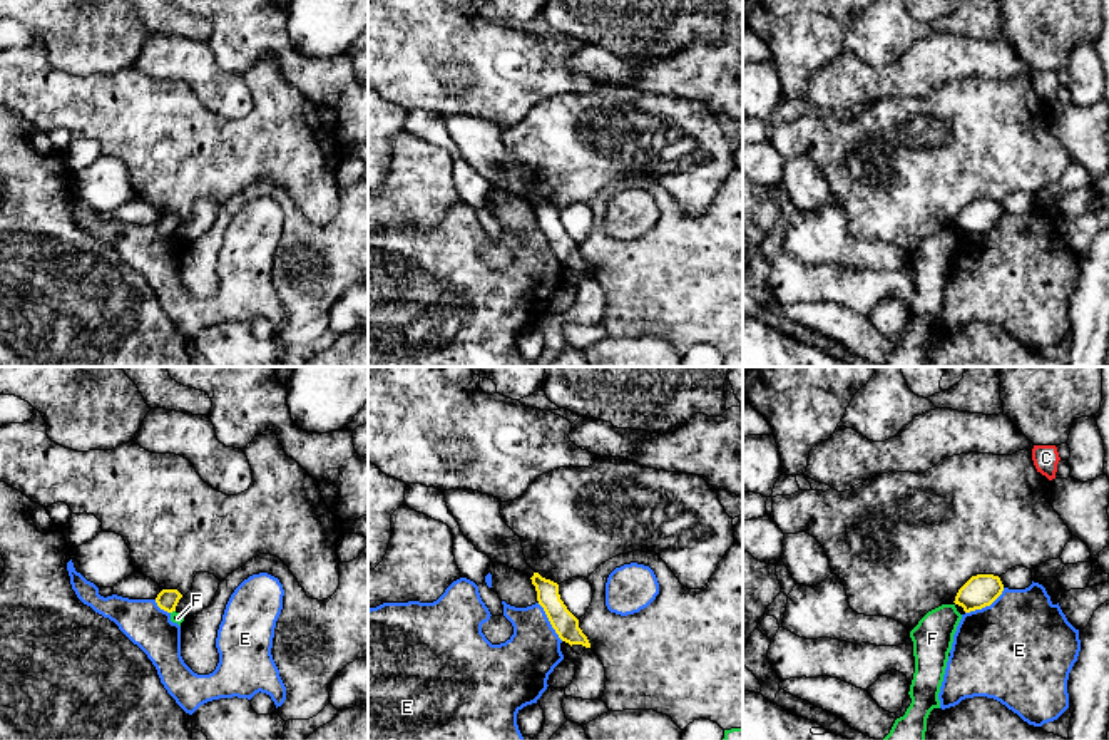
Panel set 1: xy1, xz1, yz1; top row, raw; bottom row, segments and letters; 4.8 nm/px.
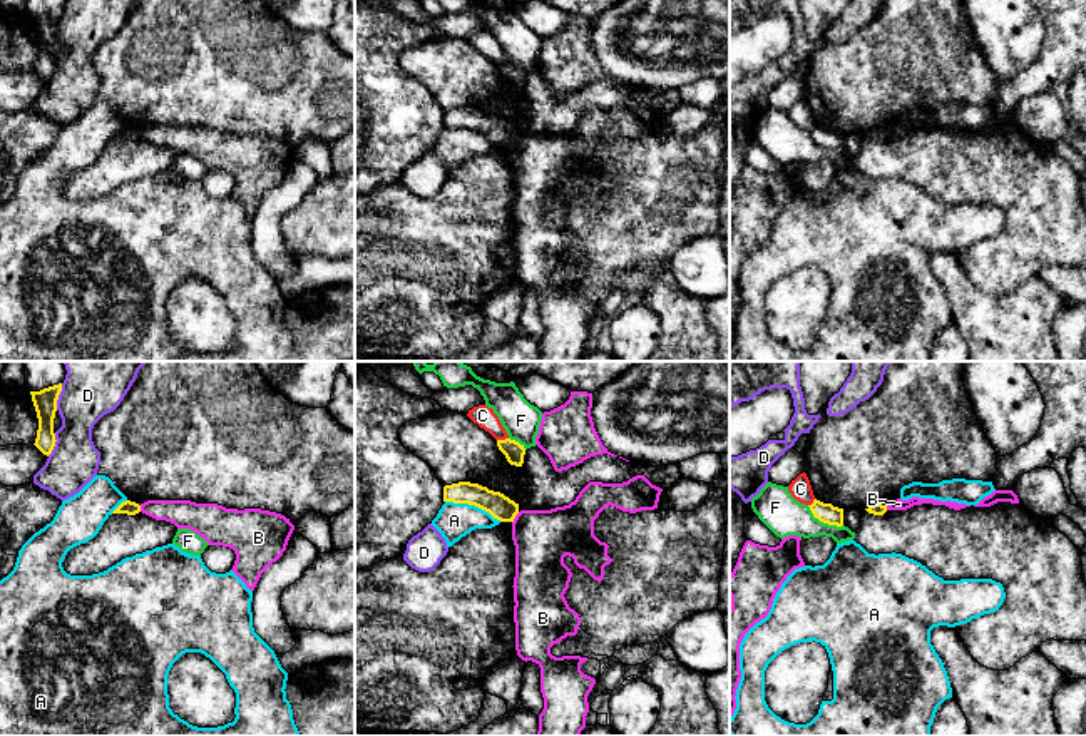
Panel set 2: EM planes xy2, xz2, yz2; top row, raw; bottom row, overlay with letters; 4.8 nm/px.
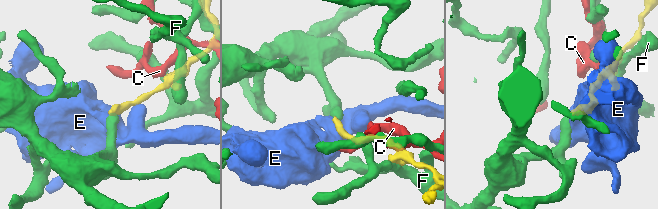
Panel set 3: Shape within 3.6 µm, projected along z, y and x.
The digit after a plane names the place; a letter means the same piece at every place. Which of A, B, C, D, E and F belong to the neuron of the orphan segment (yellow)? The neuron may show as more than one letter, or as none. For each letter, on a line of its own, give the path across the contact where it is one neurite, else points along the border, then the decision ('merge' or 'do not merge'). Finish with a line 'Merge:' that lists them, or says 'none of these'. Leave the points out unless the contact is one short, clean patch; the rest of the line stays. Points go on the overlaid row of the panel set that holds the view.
A: do not merge
B: border along xz2 (519, 512), (512, 522); do not merge
C: border along xz2 (507, 437), (497, 440); do not merge
D: do not merge
E: border along yz1 (1004, 588), (989, 605), (965, 613); do not merge
F: do not merge
Merge: none of these

